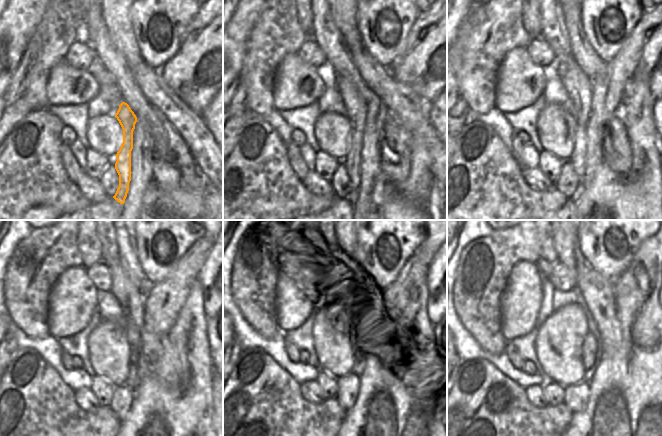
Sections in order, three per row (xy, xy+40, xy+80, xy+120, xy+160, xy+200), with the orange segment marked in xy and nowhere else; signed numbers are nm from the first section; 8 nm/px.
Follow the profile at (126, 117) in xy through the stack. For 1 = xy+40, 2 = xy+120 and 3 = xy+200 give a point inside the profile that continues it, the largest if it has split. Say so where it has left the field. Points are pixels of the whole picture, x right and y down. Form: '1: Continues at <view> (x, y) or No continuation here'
1: Continues at xy+40 (355, 104)
2: Continues at xy+120 (132, 301)
3: Continues at xy+200 (566, 240)

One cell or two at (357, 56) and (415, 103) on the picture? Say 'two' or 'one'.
one

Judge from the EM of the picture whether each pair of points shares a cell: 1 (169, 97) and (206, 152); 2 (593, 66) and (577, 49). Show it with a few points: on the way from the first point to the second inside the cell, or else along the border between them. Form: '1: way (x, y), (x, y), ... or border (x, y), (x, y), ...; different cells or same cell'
1: way (176, 111), (192, 127), (198, 138); same cell
2: way (589, 62), (581, 53); same cell

